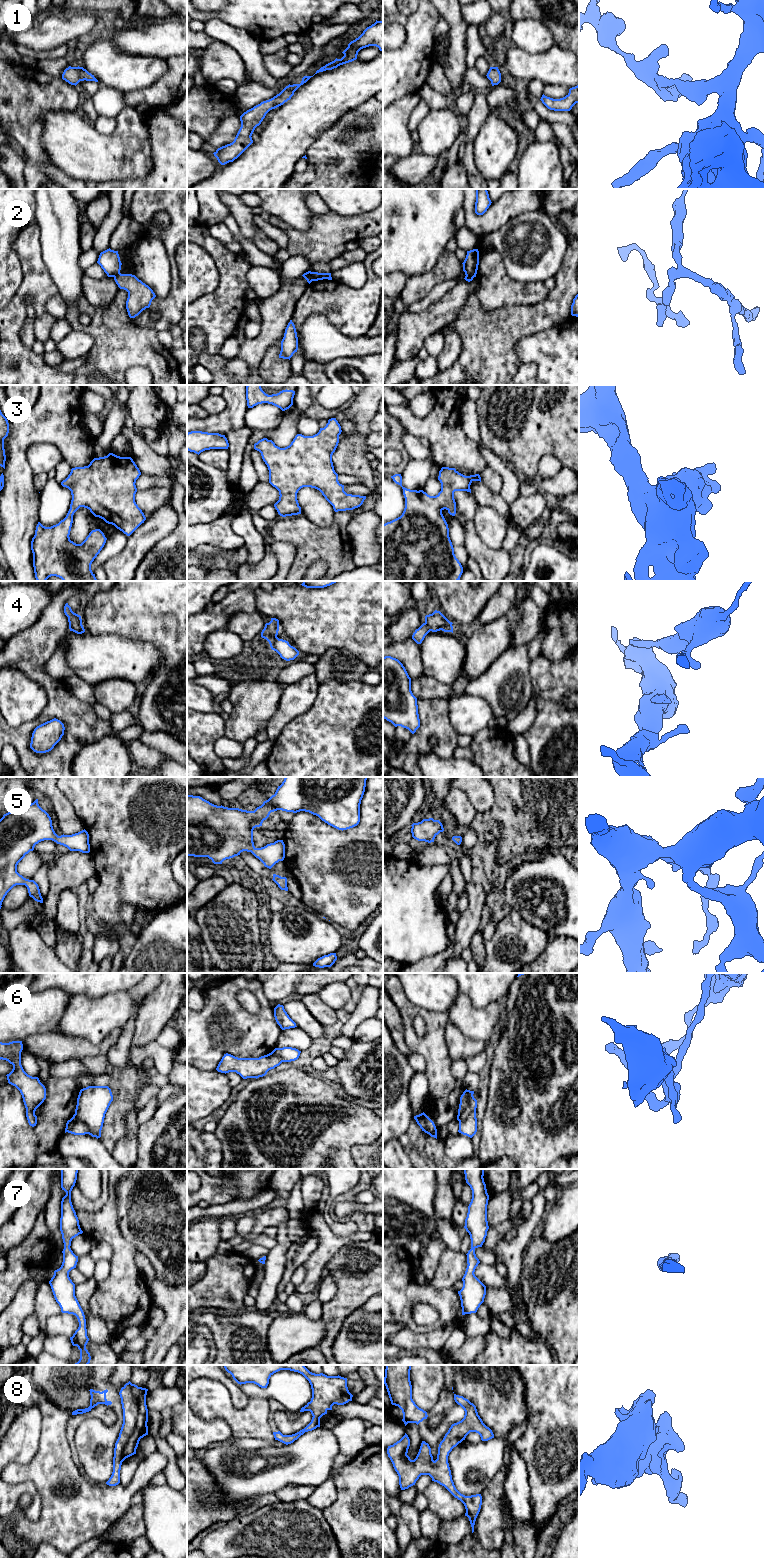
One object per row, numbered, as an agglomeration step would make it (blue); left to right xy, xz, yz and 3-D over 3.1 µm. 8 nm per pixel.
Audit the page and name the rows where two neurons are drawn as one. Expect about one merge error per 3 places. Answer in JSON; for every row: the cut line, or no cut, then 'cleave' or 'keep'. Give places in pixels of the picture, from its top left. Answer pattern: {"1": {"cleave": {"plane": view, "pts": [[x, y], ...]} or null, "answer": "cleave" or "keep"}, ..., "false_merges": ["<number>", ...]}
{"1": {"cleave": null, "answer": "keep"}, "2": {"cleave": {"plane": "xz", "pts": [[311, 272], [314, 280]]}, "answer": "cleave"}, "3": {"cleave": null, "answer": "keep"}, "4": {"cleave": null, "answer": "keep"}, "5": {"cleave": null, "answer": "keep"}, "6": {"cleave": {"plane": "xy", "pts": [[75, 1113], [86, 1124], [88, 1133]]}, "answer": "cleave"}, "7": {"cleave": null, "answer": "keep"}, "8": {"cleave": null, "answer": "keep"}, "false_merges": ["2", "6"]}

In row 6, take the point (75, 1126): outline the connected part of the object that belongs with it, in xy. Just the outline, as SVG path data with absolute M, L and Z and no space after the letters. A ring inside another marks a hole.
M74 1114L66 1123L65 1133L66 1132L74 1135L85 1135L88 1134L88 1126Z

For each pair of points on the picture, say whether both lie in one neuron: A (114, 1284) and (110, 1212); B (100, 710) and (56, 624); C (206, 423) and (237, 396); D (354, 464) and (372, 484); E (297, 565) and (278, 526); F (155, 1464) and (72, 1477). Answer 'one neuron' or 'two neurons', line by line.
A: one neuron
B: two neurons
C: one neuron
D: one neuron
E: one neuron
F: one neuron

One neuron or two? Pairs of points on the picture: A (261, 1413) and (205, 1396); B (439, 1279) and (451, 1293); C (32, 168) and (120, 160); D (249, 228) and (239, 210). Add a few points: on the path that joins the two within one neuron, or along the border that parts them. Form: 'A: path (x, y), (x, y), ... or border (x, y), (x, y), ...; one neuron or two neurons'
A: path (247, 1414), (230, 1414), (219, 1406); one neuron
B: border (430, 1284), (438, 1289), (453, 1287); two neurons
C: border (41, 143), (44, 153), (52, 164); two neurons
D: path (246, 224), (242, 214); one neuron

